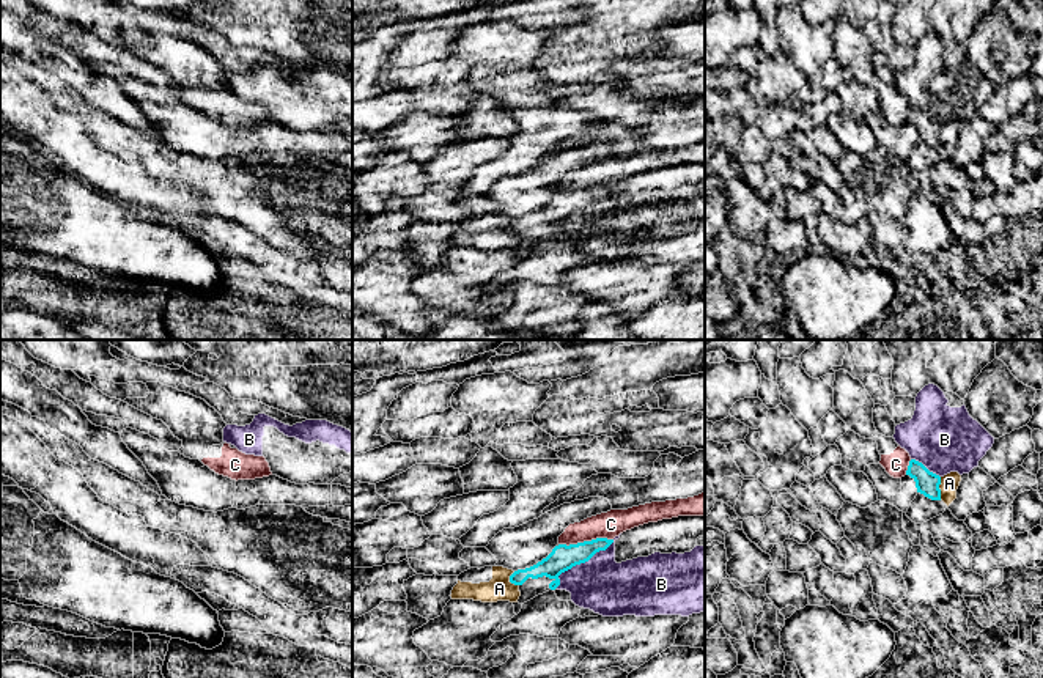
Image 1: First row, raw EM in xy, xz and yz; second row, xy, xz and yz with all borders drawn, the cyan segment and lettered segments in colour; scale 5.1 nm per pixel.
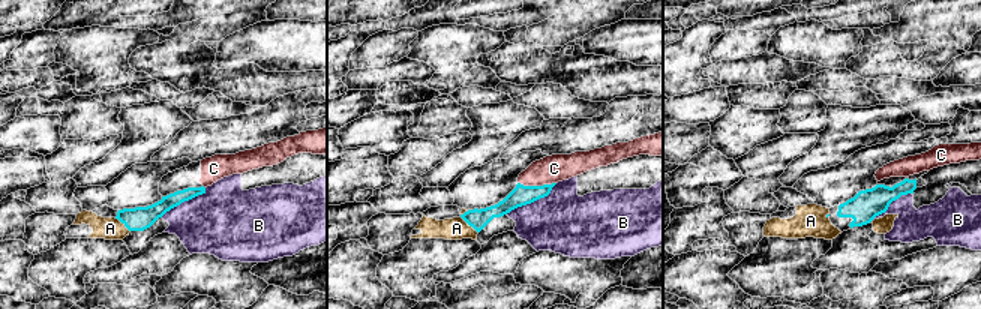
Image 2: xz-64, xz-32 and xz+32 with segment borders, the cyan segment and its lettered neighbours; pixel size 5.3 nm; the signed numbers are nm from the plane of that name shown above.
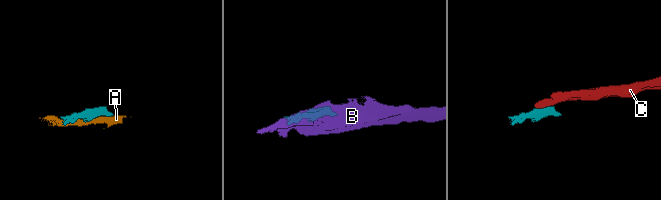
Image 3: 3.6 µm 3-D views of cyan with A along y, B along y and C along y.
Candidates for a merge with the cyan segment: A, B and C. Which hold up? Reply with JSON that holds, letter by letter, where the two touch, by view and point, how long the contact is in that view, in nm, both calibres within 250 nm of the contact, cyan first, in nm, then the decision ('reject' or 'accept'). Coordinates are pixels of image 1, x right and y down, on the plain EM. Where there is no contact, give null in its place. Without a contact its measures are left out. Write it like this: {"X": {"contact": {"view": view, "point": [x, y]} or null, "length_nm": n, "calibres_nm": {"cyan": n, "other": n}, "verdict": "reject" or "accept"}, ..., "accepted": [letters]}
{"A": {"contact": {"view": "yz", "point": [938, 136]}, "length_nm": 120, "calibres_nm": {"cyan": 120, "other": 100}, "verdict": "reject"}, "B": {"contact": {"view": "xz", "point": [581, 210]}, "length_nm": 380, "calibres_nm": {"cyan": 130, "other": 280}, "verdict": "reject"}, "C": {"contact": {"view": "xz", "point": [585, 189]}, "length_nm": 280, "calibres_nm": {"cyan": 130, "other": 140}, "verdict": "reject"}, "accepted": []}

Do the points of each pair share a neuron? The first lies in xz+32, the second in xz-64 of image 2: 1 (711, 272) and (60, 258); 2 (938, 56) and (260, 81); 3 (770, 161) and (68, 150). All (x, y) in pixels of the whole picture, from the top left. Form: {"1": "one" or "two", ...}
{"1": "two", "2": "one", "3": "one"}

